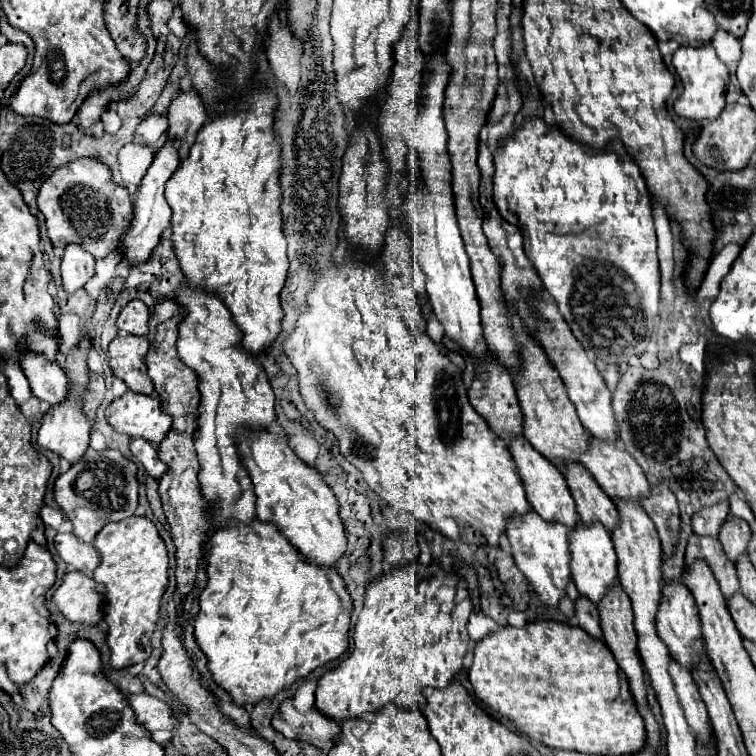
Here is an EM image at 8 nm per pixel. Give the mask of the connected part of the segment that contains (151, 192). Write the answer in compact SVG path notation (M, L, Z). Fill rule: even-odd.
M166 141L156 151L154 161L152 161L148 173L144 175L144 179L140 181L138 191L134 193L134 219L132 219L130 227L122 233L120 245L118 245L118 251L122 253L122 257L124 257L124 261L126 261L128 267L134 267L134 265L140 265L140 263L148 261L150 255L152 255L152 251L160 243L160 237L162 237L164 229L170 227L170 223L172 223L172 209L166 203L164 185L174 175L174 171L176 171L178 165L180 165L180 155L178 155L176 145L174 145L174 141Z

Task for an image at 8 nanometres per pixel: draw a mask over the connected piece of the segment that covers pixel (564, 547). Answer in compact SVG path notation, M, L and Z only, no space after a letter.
M536 511L524 515L512 515L506 523L506 537L516 559L516 567L528 577L536 593L546 605L558 605L560 597L566 593L570 575L570 551L568 551L568 527L554 521L544 521Z

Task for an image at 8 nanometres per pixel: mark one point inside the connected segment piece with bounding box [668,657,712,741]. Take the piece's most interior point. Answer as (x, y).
(686, 689)

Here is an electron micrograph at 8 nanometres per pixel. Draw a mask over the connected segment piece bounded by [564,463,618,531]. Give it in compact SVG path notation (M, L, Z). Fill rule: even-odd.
M568 463L564 479L584 523L600 521L608 531L616 529L618 511L614 511L614 503L608 499L608 495L604 495L604 489L596 483L596 479L592 479L582 463Z

